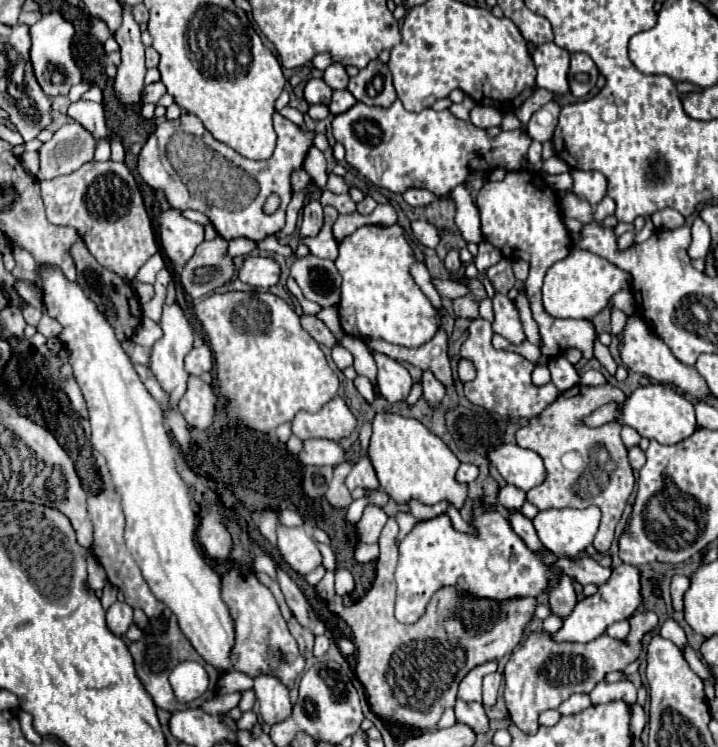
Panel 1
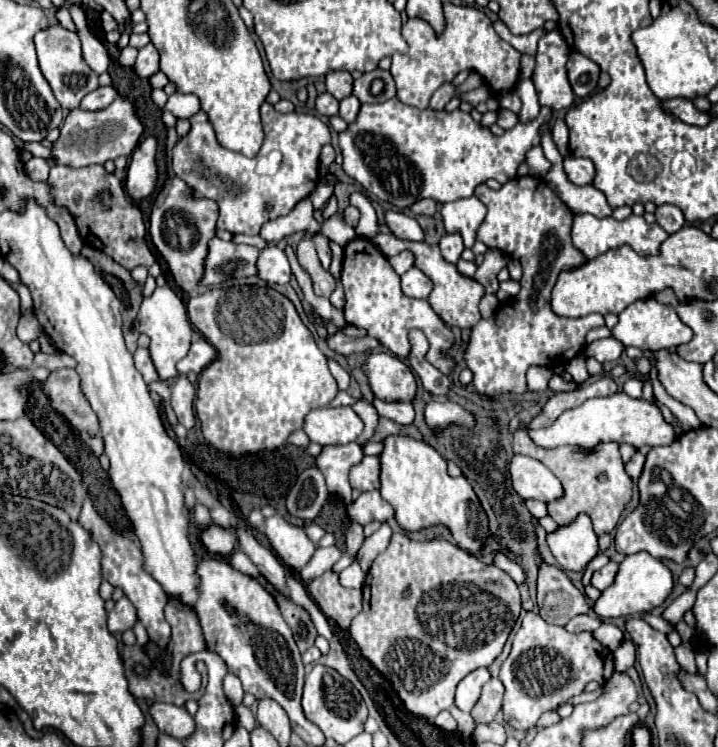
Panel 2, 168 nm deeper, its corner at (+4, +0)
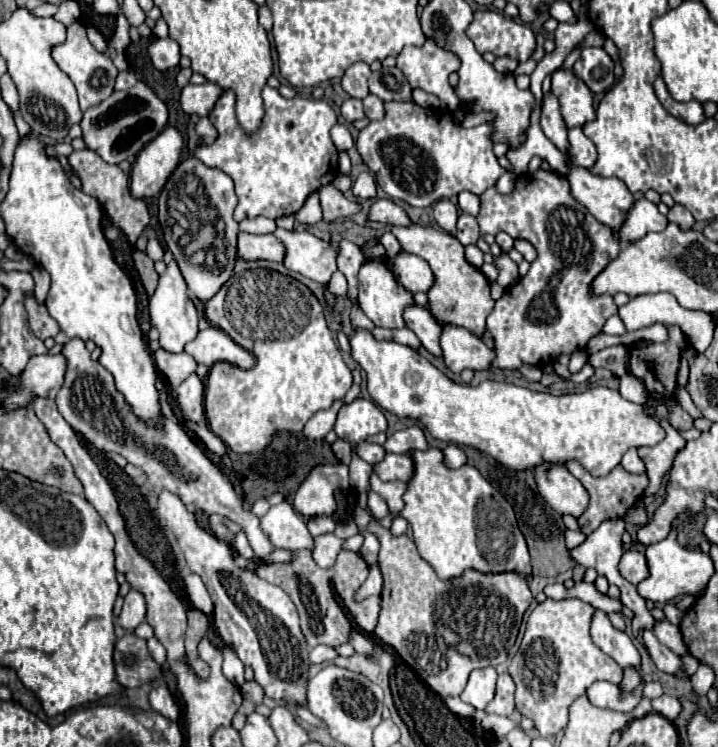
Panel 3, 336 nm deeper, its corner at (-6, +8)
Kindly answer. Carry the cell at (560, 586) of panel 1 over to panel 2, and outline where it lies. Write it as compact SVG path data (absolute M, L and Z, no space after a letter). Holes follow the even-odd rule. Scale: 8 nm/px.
M547 561L539 565L537 605L541 617L551 625L565 625L579 613L587 613L587 597L569 581L567 573Z

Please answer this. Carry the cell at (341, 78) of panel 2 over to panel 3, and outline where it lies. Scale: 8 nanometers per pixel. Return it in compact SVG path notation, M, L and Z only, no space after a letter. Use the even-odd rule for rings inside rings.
M355 63L345 71L345 75L341 79L341 85L351 97L363 99L363 97L369 95L369 89L367 89L369 75L371 75L371 69L369 69L367 63Z

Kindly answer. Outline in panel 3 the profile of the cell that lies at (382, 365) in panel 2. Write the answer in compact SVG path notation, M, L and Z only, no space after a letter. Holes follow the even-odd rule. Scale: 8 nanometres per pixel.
M367 329L353 331L353 335L349 337L349 345L349 355L367 373L369 395L379 407L395 413L397 417L419 421L431 433L431 437L439 441L473 447L485 455L491 455L501 467L507 467L511 471L533 471L543 463L565 465L567 461L579 461L585 471L591 471L591 475L605 477L621 463L621 457L627 449L643 445L651 447L665 437L659 421L647 415L643 405L635 405L623 399L617 389L595 387L587 389L585 393L555 397L507 381L481 381L479 385L471 387L451 381L443 371L431 365L415 349L399 345L395 341L377 341Z

